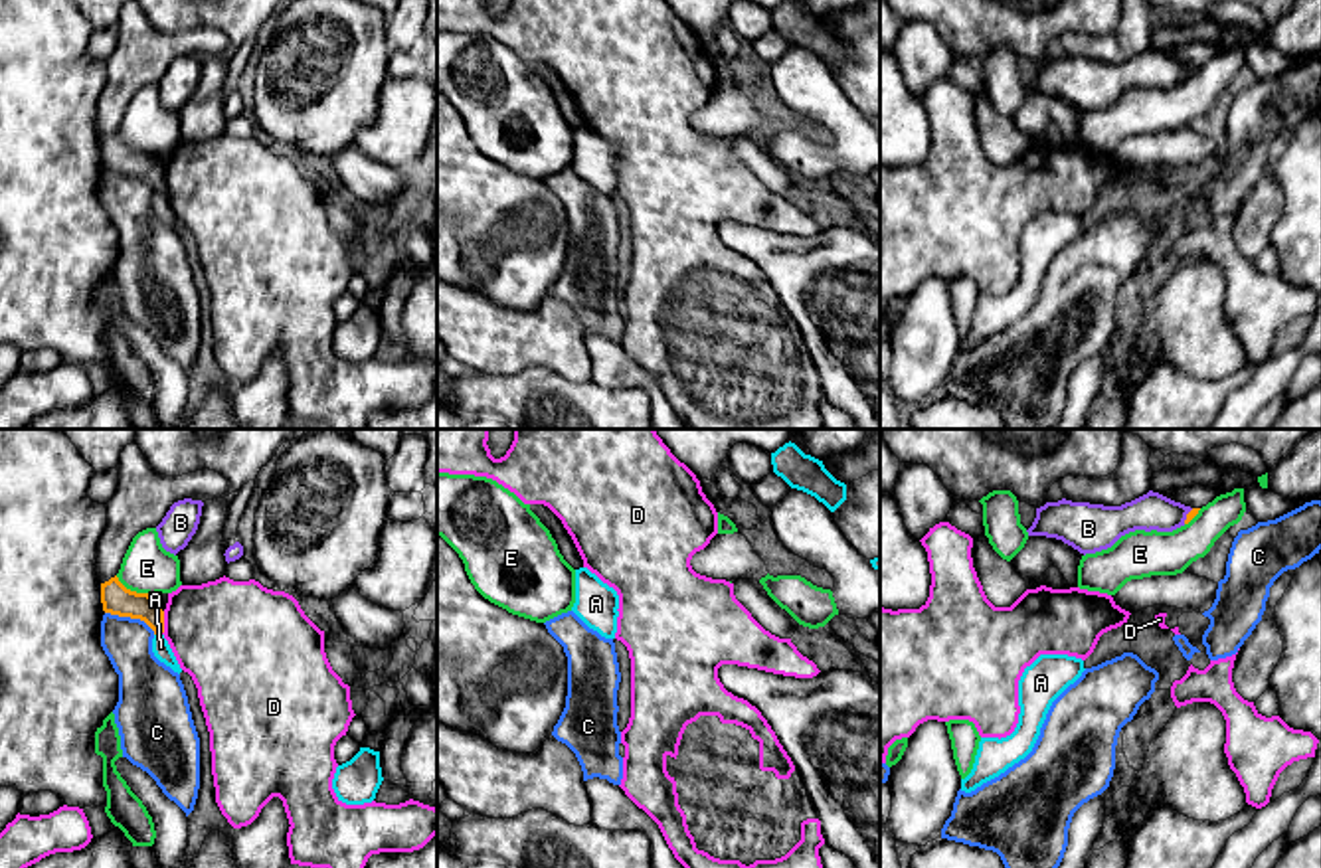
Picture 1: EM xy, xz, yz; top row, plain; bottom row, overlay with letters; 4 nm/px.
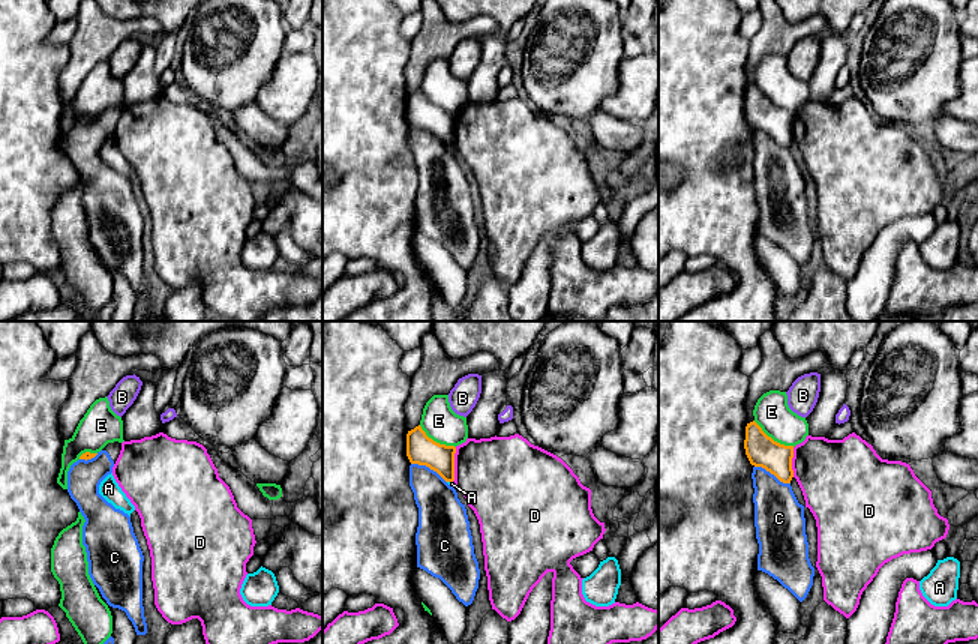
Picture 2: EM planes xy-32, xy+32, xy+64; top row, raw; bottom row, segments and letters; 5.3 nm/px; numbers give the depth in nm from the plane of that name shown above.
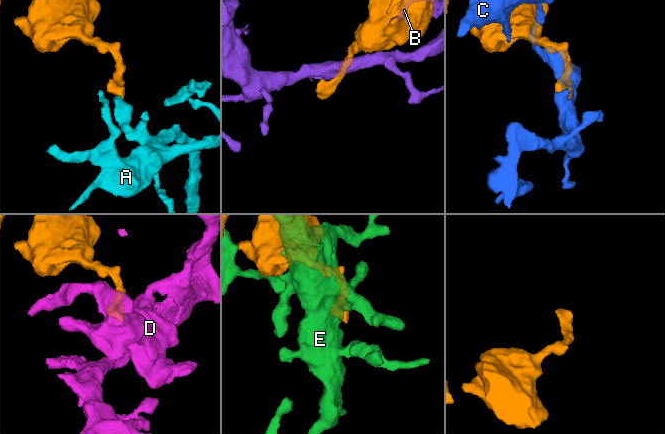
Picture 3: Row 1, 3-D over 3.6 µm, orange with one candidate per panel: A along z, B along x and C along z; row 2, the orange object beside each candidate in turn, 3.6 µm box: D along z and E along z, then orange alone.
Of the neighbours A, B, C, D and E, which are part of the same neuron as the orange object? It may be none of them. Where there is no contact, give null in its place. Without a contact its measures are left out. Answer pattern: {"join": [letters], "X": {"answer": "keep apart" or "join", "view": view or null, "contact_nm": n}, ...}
{"join": [], "A": {"answer": "keep apart", "view": "xy", "contact_nm": 40}, "B": {"answer": "keep apart", "view": "yz", "contact_nm": 80}, "C": {"answer": "keep apart", "view": "xy", "contact_nm": 220}, "D": {"answer": "keep apart", "view": "xy", "contact_nm": 100}, "E": {"answer": "keep apart", "view": "xy", "contact_nm": 190}}

